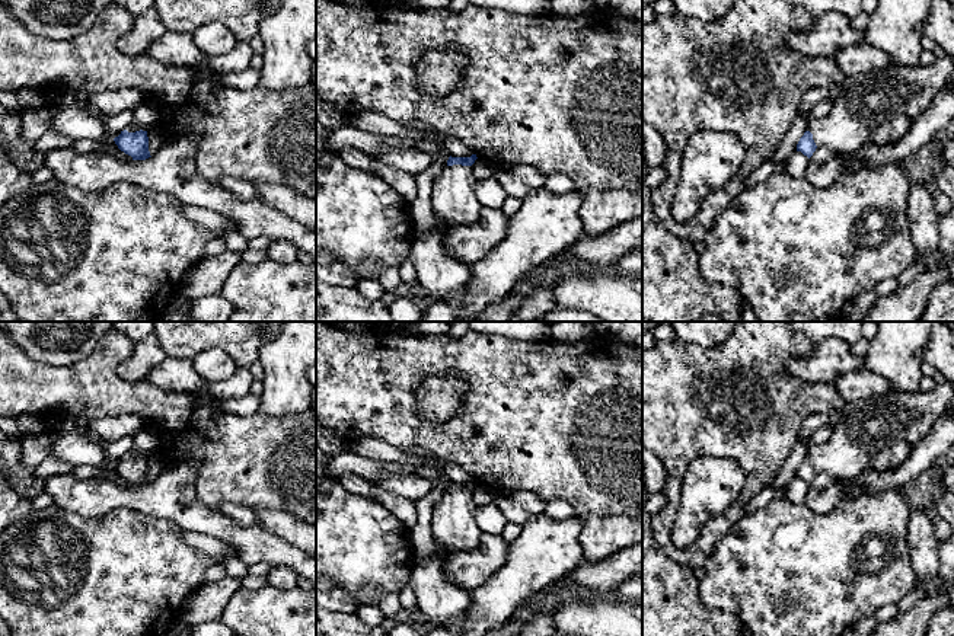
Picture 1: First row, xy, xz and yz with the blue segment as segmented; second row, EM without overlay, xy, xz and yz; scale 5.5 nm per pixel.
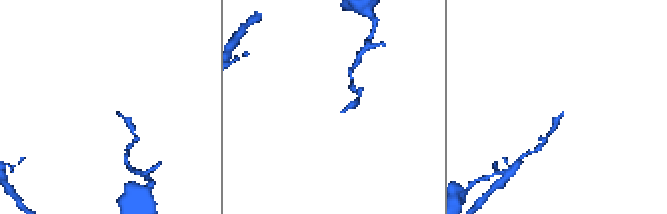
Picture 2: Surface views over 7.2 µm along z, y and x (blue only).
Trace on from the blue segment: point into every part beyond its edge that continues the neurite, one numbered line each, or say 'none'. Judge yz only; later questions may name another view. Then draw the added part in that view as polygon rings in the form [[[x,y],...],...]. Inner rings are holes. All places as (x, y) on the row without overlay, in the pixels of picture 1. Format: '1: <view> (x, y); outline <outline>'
1: yz (867, 427); outline [[[947,380],[929,391],[891,390],[856,403],[846,403],[830,438],[808,450],[807,457],[813,460],[817,473],[824,472],[836,480],[852,480],[870,467],[872,458],[883,448],[896,441],[918,444],[931,431],[937,419],[950,409],[953,396],[954,383]]]

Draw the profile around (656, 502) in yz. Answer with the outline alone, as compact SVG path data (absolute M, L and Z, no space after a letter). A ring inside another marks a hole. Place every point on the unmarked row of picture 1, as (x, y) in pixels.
M655 492L650 493L645 504L642 505L642 509L647 511L651 517L655 517L664 509L666 505L667 496L664 495L664 492Z

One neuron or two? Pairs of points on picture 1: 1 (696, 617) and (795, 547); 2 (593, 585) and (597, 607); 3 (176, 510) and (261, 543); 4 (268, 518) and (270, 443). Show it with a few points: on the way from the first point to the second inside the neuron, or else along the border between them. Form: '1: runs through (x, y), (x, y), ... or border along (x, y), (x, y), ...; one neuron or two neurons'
1: border along (699, 581), (708, 607), (740, 620); two neurons
2: border along (573, 593), (610, 595); two neurons
3: runs through (197, 517), (211, 521), (241, 539); one neuron
4: border along (252, 507), (278, 508), (300, 520); two neurons

